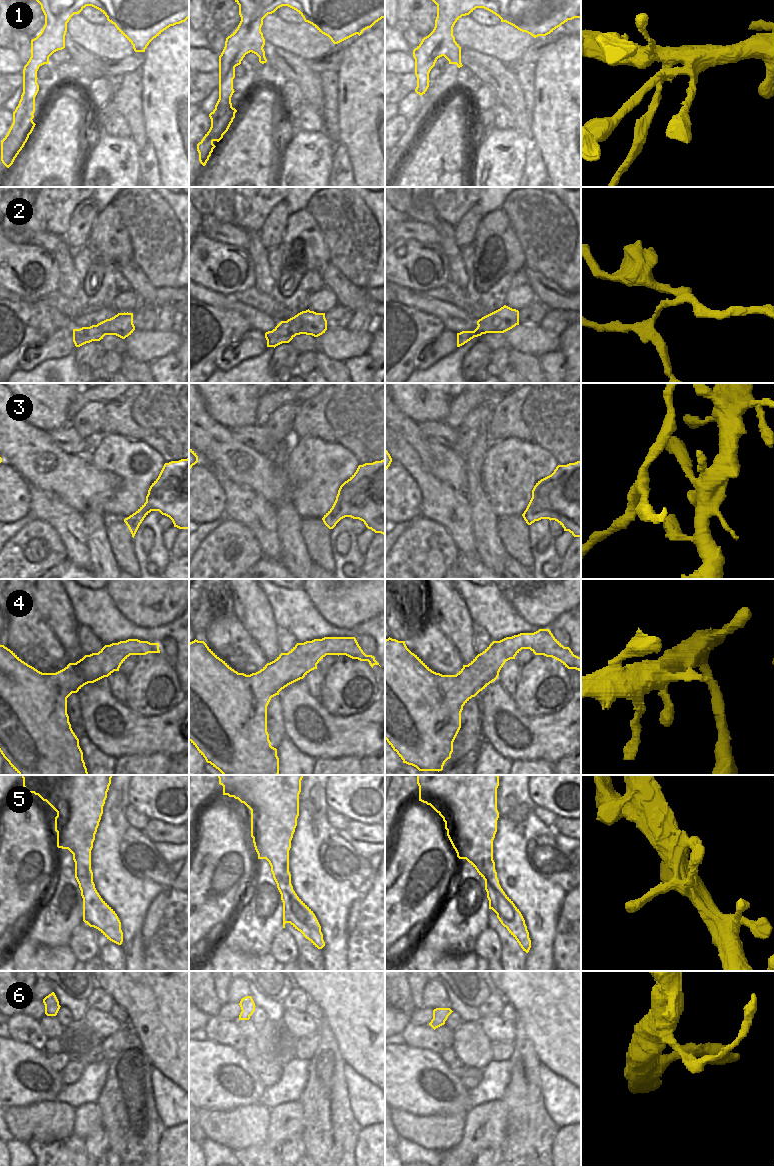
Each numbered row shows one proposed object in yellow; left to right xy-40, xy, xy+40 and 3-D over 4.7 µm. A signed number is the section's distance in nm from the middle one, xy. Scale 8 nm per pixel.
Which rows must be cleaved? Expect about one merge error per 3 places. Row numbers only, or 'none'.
1, 2, 6

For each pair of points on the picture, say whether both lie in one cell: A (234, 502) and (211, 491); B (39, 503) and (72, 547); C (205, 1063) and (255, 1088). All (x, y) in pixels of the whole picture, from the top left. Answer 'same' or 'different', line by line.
A: different
B: same
C: same

